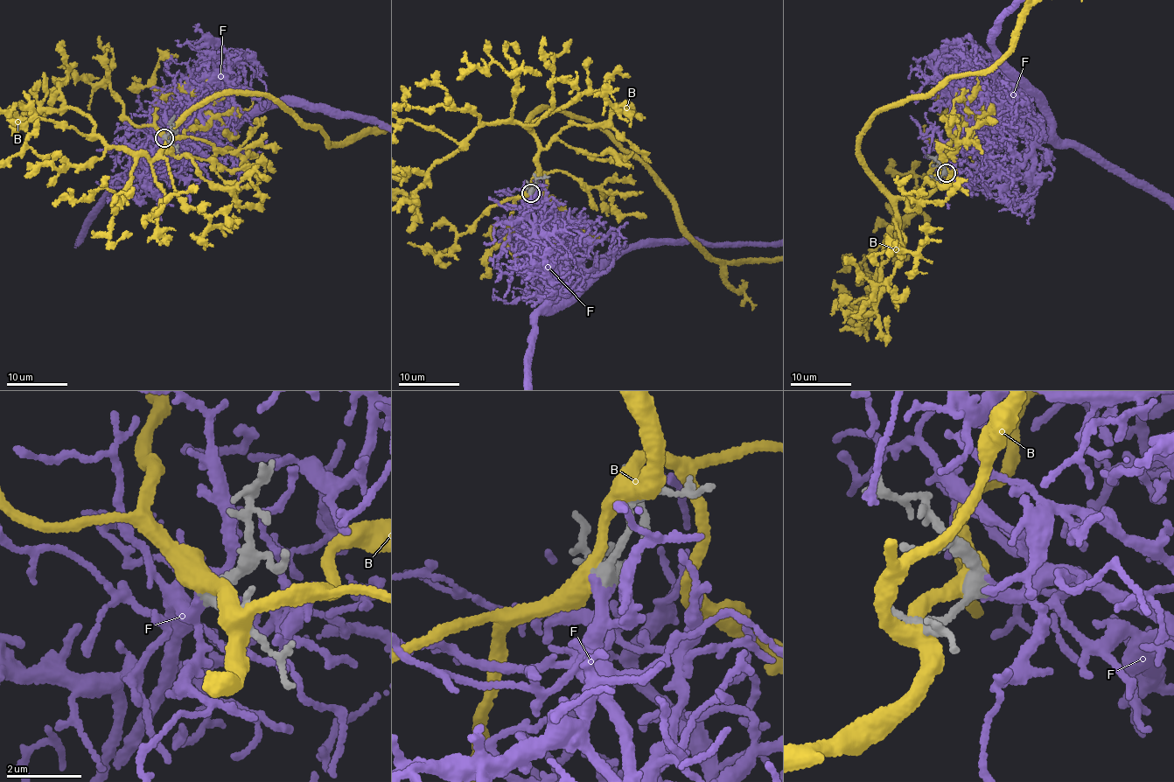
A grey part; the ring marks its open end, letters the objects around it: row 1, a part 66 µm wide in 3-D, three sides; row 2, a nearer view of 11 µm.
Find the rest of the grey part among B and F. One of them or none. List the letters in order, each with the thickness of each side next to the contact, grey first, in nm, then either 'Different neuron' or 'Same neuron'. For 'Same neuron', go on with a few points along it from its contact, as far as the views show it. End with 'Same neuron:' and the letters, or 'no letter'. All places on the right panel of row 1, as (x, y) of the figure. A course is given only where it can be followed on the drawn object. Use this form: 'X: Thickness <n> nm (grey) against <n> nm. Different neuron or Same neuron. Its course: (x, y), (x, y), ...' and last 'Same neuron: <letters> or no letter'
B: Thickness 360 nm (grey) against 480 nm. Different neuron
F: Thickness 360 nm (grey) against 340 nm. Same neuron
Same neuron: F

